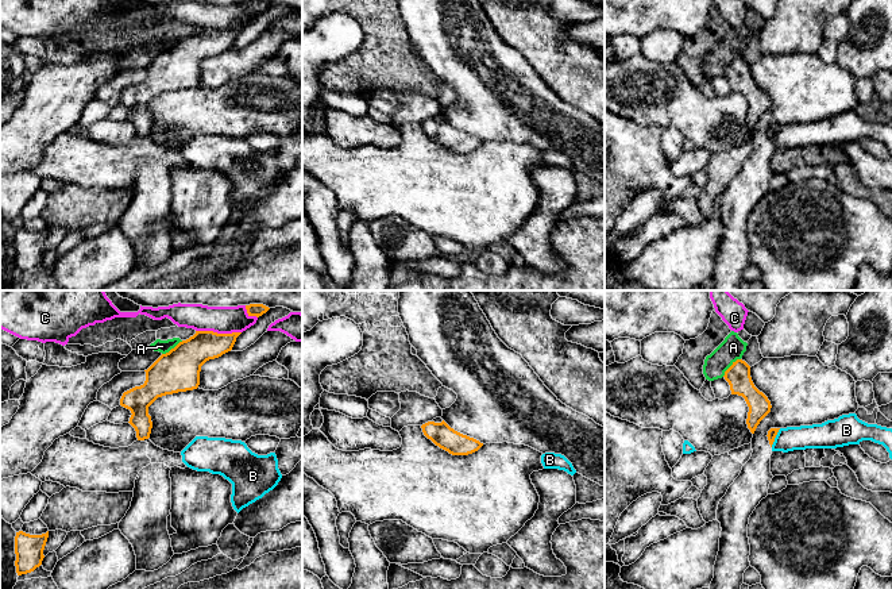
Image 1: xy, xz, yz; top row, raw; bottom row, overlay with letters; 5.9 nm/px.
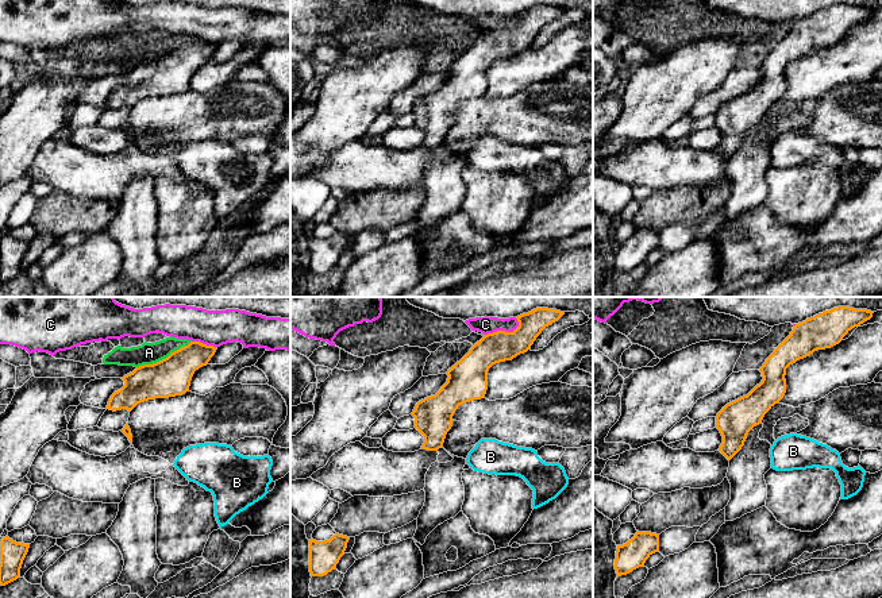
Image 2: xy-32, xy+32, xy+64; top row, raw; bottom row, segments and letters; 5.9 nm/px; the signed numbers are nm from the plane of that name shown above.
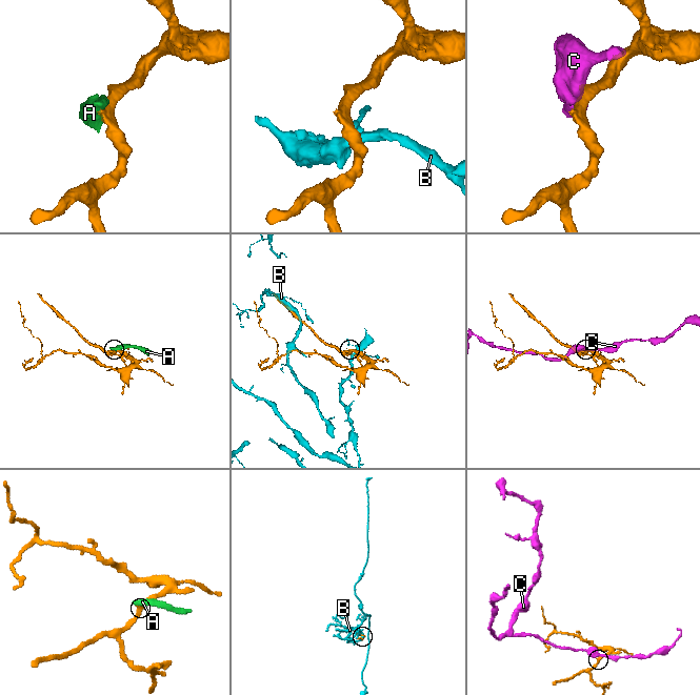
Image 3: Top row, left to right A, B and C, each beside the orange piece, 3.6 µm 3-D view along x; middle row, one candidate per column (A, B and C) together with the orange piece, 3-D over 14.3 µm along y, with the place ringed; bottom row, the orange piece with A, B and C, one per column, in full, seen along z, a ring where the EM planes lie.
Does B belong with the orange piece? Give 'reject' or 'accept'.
reject

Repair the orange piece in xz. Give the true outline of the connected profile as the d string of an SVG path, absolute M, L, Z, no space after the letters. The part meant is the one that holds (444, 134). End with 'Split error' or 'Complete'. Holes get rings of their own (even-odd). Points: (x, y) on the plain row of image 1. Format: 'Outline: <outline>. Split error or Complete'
Outline: M444 118L441 120L428 119L421 126L428 136L452 153L468 153L483 143L479 138L455 128Z. Complete

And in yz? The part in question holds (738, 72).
Outline: M737 57L725 69L725 77L730 82L731 92L742 93L749 104L746 122L752 131L754 131L760 119L771 109L771 99L760 89L750 74L750 63Z. Complete

